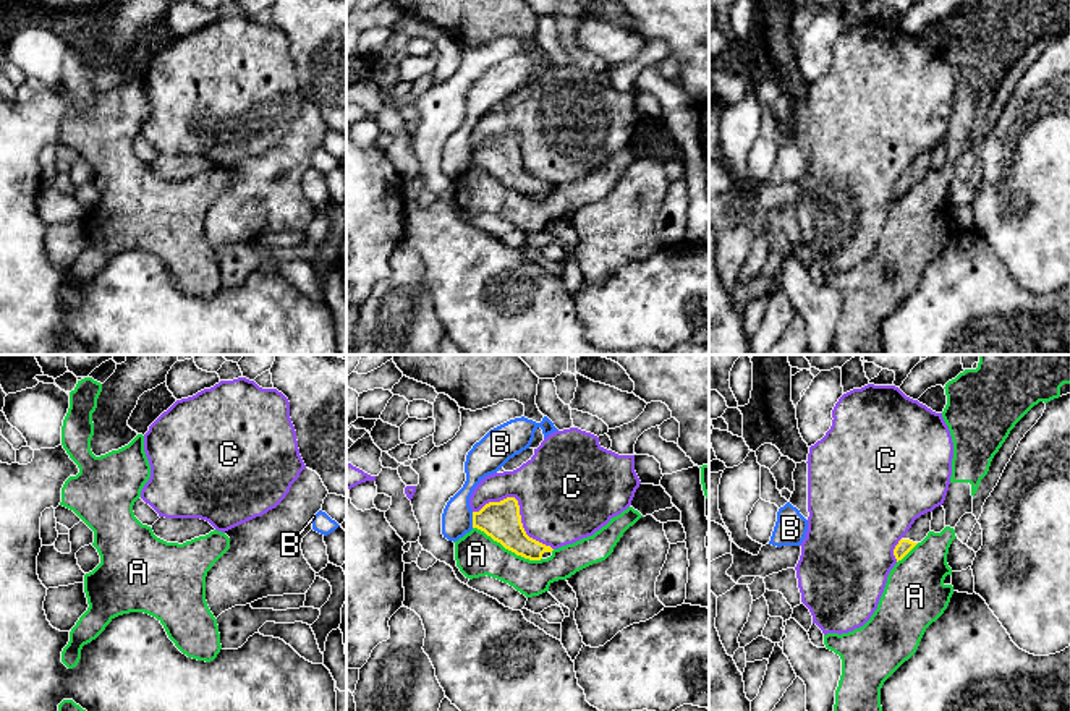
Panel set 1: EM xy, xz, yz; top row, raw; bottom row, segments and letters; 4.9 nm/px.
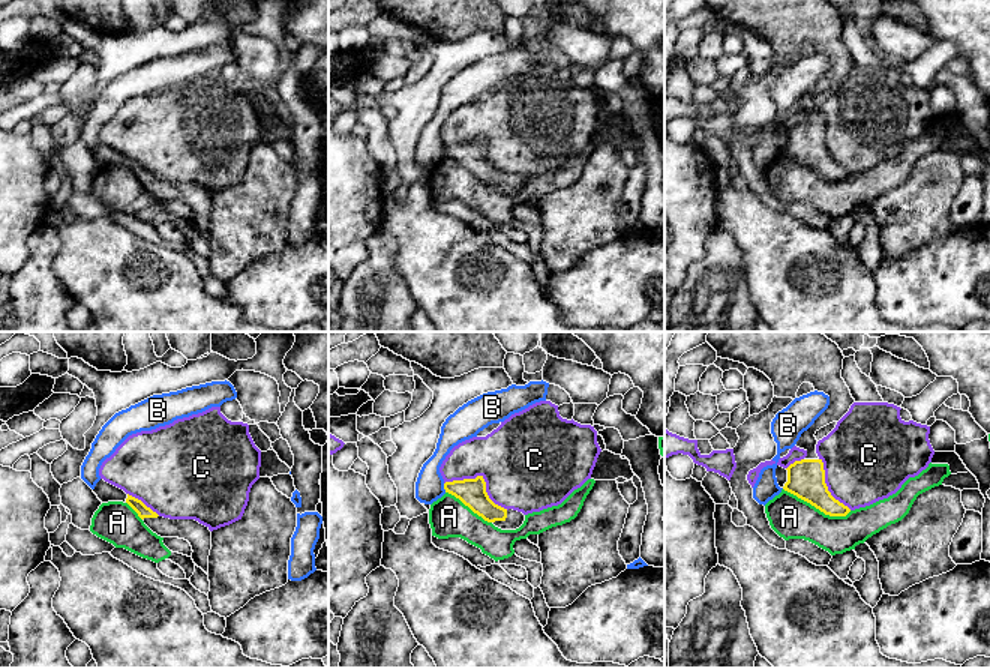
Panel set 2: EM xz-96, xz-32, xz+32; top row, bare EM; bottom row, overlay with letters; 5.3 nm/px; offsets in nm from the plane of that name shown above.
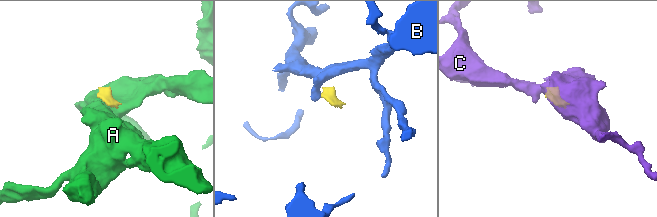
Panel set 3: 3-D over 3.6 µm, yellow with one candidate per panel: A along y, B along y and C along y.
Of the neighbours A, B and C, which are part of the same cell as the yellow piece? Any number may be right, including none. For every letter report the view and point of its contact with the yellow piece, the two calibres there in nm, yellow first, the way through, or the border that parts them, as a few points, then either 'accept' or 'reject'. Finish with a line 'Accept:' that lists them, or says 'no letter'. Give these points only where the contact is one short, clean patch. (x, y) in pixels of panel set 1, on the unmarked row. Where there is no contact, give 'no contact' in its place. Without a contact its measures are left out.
A: xz (507, 185) | 190/220 nm | along xz (473, 164), (517, 191), (541, 196) | reject
B: xz (473, 157) | 190/160 nm | along xz (471, 149), (473, 164) | reject
C: xz (518, 146) | 190/480 nm | reject
Accept: no letter

